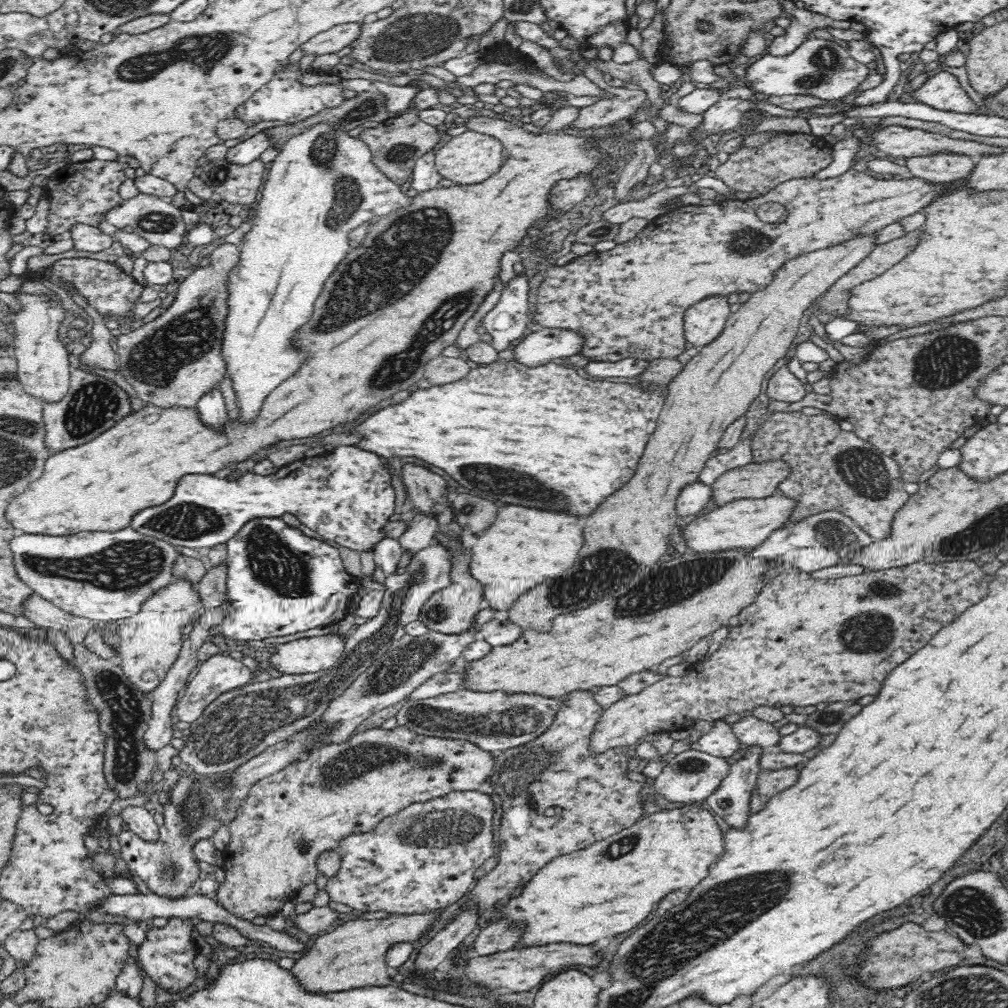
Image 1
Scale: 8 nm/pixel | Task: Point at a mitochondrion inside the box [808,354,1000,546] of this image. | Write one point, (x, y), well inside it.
(865, 471)

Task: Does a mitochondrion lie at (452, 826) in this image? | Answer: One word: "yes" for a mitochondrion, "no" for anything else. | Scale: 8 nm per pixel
yes

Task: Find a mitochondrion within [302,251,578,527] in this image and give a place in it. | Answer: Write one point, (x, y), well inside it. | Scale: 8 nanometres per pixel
(401, 366)

